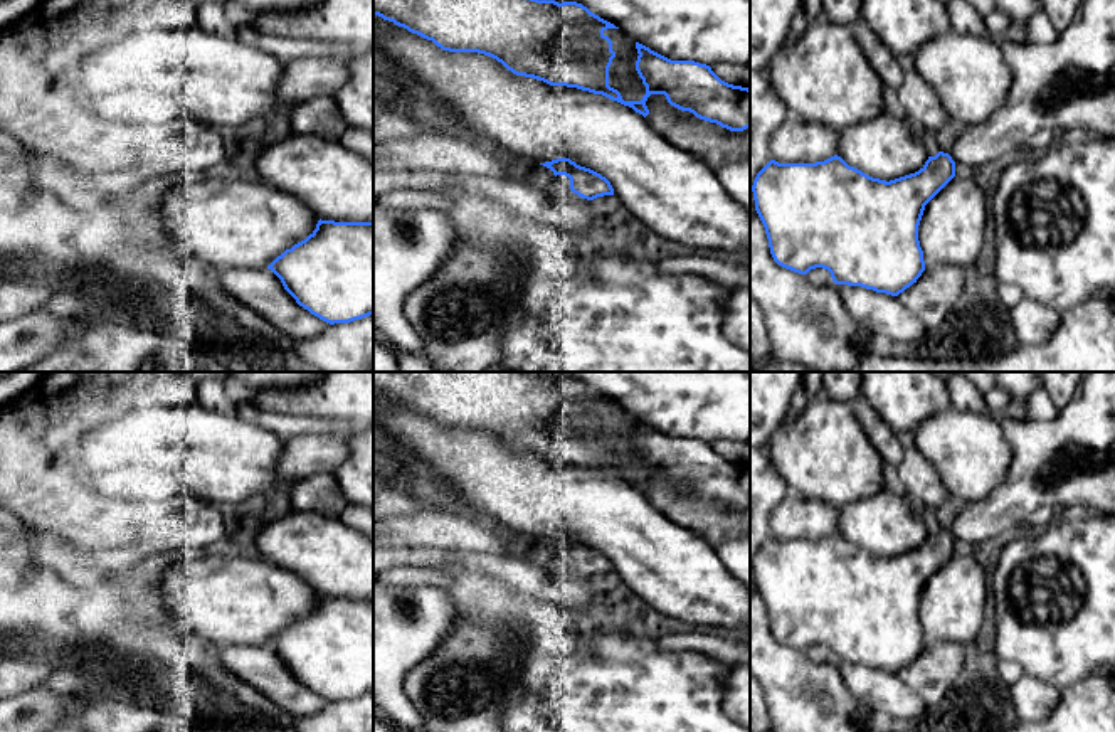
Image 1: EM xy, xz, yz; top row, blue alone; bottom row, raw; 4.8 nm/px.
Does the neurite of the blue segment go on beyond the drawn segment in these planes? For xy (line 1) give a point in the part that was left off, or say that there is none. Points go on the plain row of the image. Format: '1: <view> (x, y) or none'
1: none

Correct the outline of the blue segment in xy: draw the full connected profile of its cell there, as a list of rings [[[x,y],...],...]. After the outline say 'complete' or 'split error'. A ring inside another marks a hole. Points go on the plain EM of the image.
[[[318,597],[301,619],[269,643],[299,683],[320,697],[350,700],[373,692],[373,599]]]; complete

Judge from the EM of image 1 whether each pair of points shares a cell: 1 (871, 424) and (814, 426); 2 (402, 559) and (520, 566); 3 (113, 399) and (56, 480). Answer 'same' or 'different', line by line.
1: different
2: same
3: same

